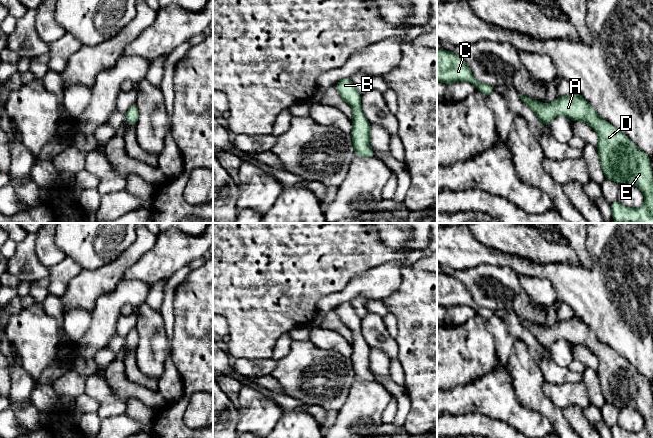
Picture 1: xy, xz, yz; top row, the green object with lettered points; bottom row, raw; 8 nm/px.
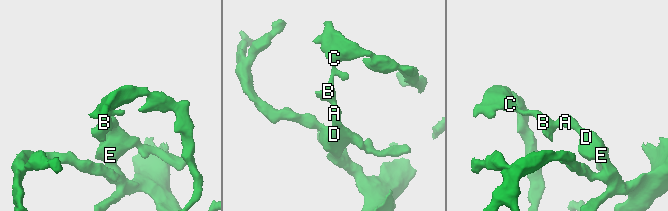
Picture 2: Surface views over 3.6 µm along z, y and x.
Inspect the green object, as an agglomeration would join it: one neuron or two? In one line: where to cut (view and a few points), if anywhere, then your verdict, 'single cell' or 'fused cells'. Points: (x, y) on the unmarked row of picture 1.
no cut | single cell

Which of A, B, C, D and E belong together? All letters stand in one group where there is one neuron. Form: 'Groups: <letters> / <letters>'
Groups: A B C D E

